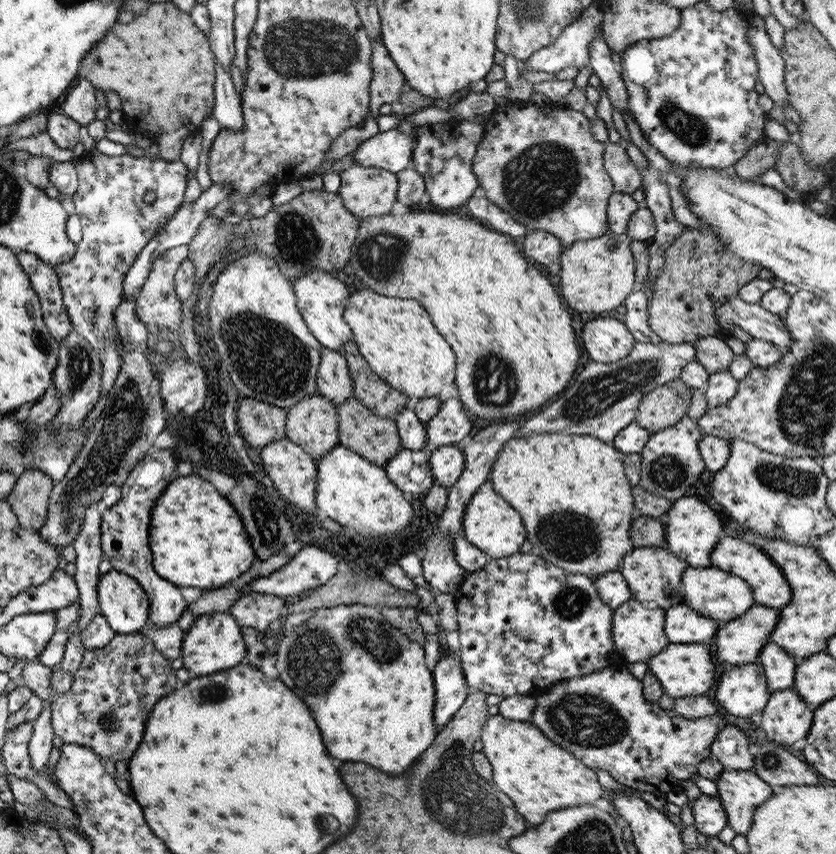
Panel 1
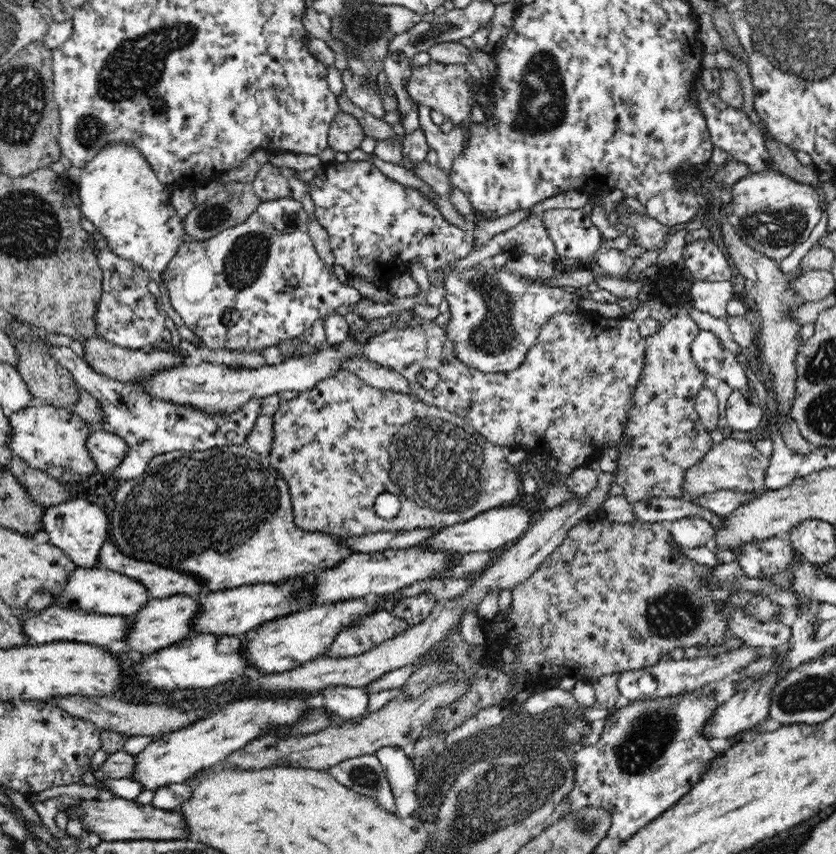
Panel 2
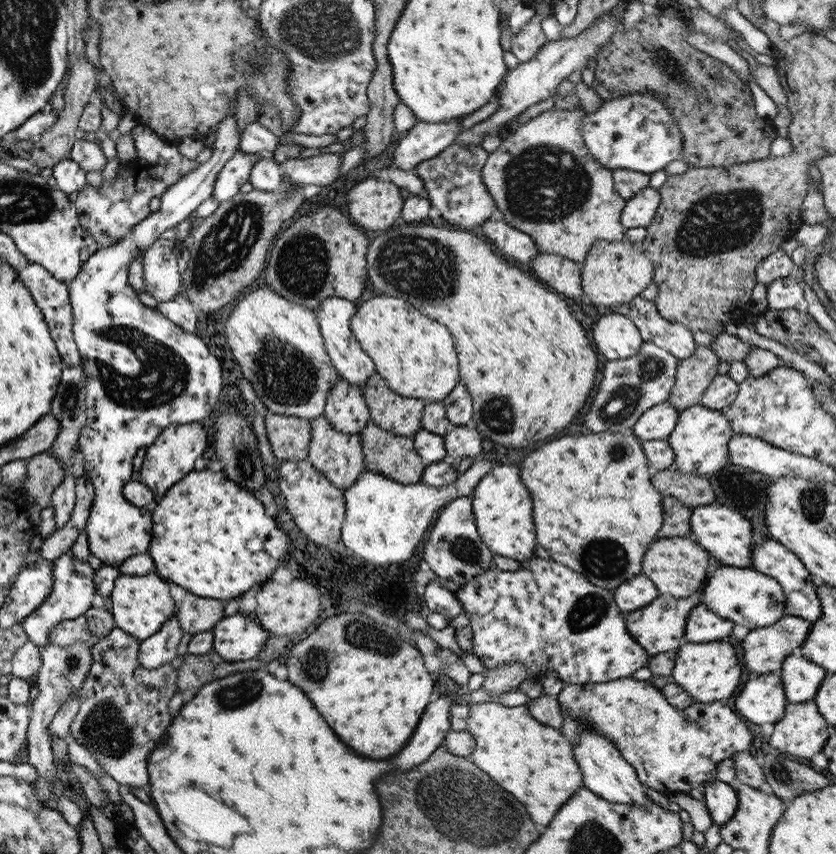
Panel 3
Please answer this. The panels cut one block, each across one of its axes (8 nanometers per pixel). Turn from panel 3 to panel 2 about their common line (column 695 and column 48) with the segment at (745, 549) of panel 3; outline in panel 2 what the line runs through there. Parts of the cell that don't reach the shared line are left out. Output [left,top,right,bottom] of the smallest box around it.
[41,498,108,567]

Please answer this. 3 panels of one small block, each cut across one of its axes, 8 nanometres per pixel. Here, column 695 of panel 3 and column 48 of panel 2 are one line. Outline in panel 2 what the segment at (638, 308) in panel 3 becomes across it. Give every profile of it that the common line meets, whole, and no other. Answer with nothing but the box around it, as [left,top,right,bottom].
[48,345,260,482]

